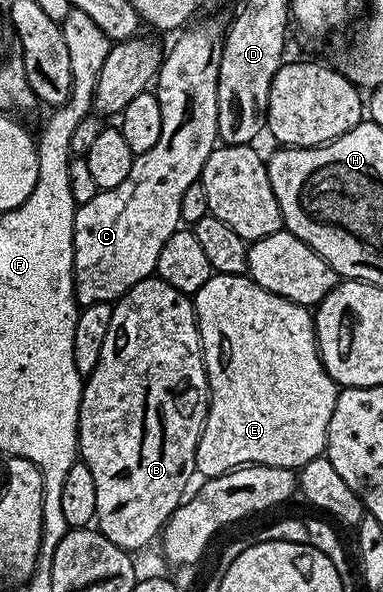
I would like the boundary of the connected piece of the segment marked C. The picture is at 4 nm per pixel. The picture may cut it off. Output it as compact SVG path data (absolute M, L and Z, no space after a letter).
M200 20L187 27L181 33L183 36L162 57L162 67L156 77L156 95L164 126L156 146L134 157L132 170L128 170L128 178L124 178L120 186L103 188L96 198L92 198L92 202L77 205L74 214L74 298L79 305L117 301L127 288L155 275L160 250L164 250L164 242L168 242L168 238L179 231L178 223L183 219L180 198L188 186L199 183L204 162L208 162L208 154L212 154L219 143L218 79L224 24L218 20Z

